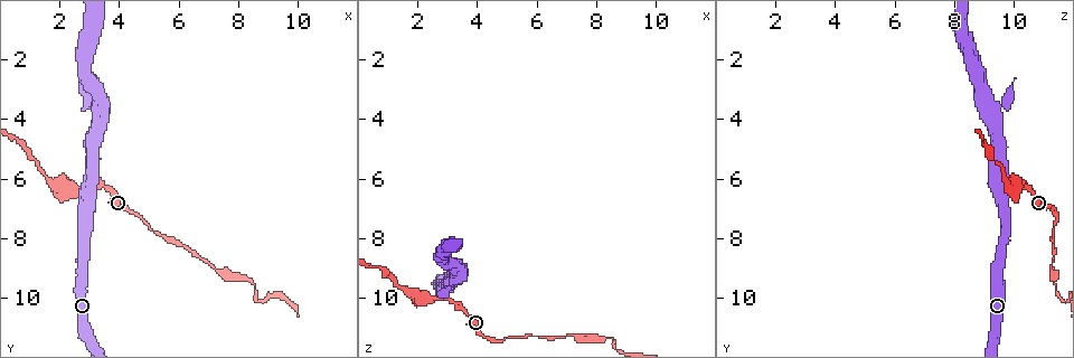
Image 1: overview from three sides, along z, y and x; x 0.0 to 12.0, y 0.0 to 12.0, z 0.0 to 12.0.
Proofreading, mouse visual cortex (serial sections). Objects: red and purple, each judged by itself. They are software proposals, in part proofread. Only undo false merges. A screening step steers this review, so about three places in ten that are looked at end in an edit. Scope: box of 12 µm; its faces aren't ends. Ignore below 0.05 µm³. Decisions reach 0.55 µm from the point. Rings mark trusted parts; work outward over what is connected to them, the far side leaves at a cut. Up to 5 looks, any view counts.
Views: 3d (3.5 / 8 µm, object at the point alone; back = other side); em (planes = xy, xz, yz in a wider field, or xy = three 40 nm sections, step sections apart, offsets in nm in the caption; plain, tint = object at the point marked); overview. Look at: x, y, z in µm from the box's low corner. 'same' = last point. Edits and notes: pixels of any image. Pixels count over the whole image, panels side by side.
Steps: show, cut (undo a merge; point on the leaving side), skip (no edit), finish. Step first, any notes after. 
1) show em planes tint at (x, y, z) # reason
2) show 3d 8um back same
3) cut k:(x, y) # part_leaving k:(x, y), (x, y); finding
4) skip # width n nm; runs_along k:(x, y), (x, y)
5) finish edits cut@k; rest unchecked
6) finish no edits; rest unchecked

show 3d 3.5um back at (3.2, 3.6, 9.5) # three-way junction

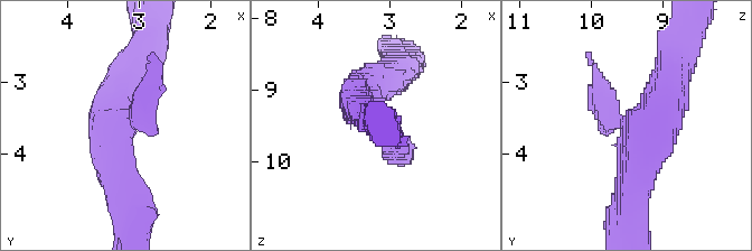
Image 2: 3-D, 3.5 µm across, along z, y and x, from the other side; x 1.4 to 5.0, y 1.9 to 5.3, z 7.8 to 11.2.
show em xy step 5 tint at (3.20, 3.55, 9.45) # arms 3; arm_widths 300, 450, 500 nm; now the EM

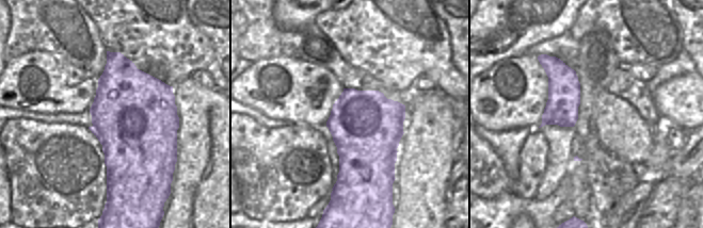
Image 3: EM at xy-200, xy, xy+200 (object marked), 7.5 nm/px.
cut 2:(150, 102) # part_leaving 2:(618, 120), (603, 103), (589, 55); a second cell is stuck on

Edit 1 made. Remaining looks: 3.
show 3d 3.5um at (8.5, 9.6, 11.4) # thin neck

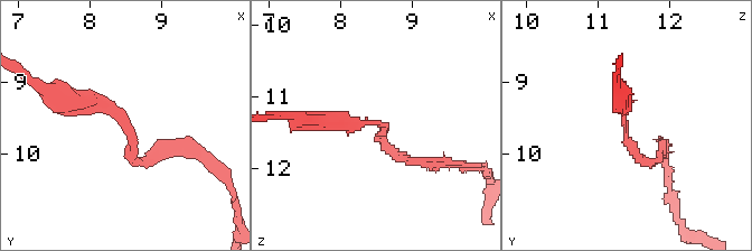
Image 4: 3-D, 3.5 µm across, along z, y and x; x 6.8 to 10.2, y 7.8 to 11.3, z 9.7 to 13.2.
show em xy step 5 tint at (8.50, 9.60, 11.40) # arm_widths 150, 300 nm

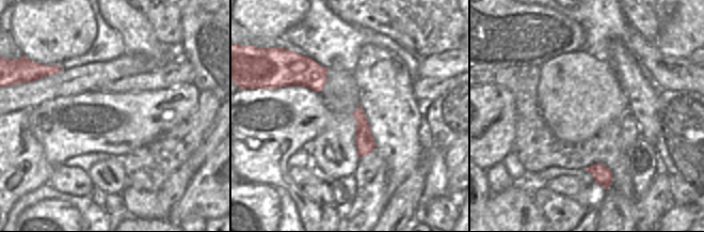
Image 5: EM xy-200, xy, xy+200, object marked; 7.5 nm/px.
skip # runs_along 4:(60, 99), (116, 113), (133, 161), (157, 155); one cell here

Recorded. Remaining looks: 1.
finish edits cut@2; rest unchecked

